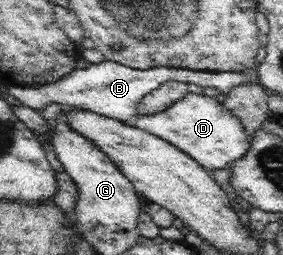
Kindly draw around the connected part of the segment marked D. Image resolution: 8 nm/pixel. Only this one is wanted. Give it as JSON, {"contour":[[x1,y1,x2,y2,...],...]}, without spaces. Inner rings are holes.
{"contour":[[210,91,202,94,188,92,164,111,141,115,135,126,185,151,207,170,227,168,230,162,240,159,251,146,250,137,240,119,223,107,221,98]]}

